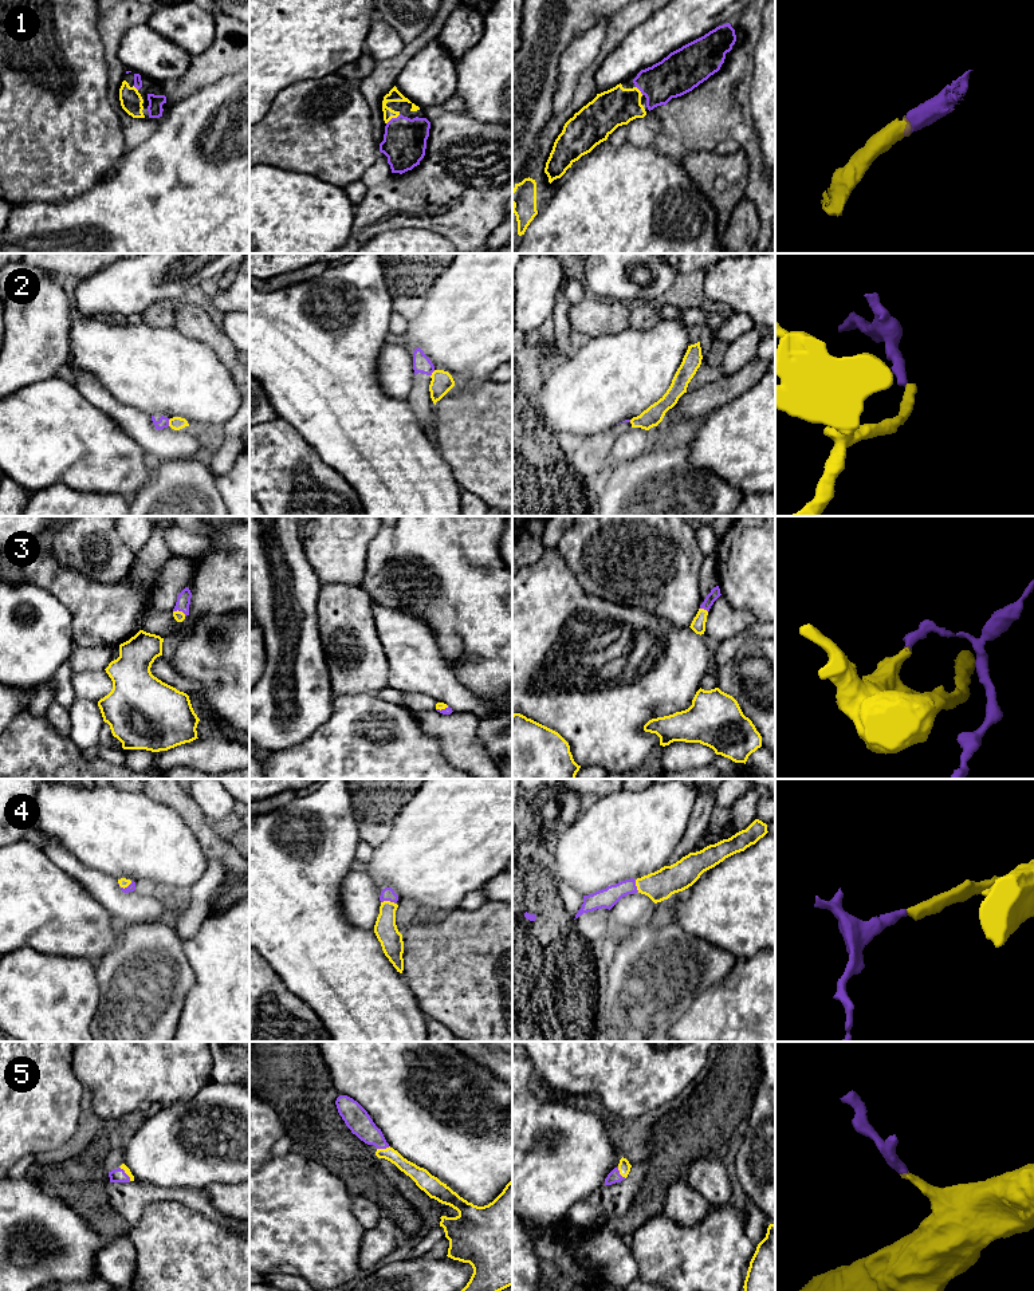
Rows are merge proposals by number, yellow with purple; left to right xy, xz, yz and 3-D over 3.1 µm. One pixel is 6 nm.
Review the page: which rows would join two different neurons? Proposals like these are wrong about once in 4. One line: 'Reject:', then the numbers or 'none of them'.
Reject: 2

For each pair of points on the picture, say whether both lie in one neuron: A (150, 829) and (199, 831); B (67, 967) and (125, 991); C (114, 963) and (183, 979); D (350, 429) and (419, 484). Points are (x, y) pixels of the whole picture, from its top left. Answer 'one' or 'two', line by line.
A: two
B: two
C: one
D: one

